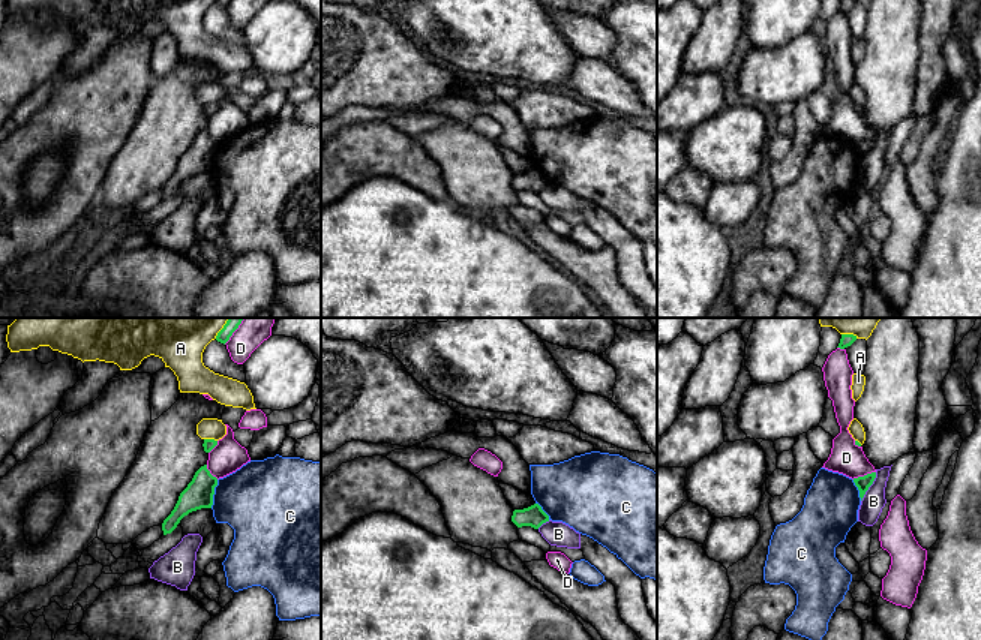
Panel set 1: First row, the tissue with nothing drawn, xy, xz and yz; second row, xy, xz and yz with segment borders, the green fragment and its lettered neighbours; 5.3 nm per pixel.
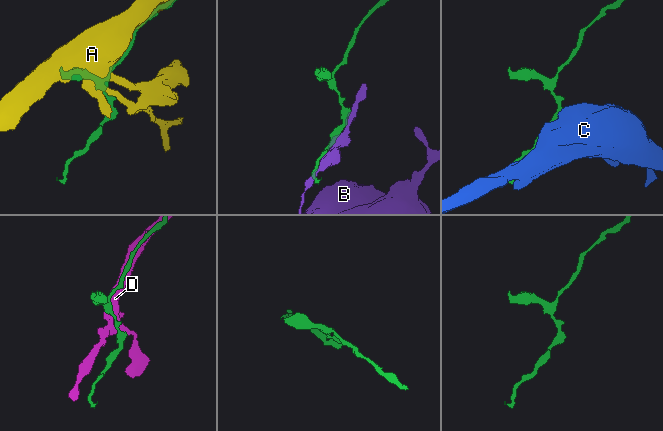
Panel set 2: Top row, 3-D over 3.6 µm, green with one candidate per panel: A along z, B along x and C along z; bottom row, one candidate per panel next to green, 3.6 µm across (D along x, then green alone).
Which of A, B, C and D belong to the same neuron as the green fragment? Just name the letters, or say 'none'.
none

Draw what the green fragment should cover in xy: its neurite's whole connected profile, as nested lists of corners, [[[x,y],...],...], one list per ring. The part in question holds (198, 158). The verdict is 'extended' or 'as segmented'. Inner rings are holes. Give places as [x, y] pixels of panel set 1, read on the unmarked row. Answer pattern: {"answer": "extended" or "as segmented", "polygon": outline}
{"answer": "as segmented", "polygon": [[[207,129],[201,130],[188,151],[180,157],[171,178],[164,184],[164,199],[171,198],[189,177],[201,172],[212,172],[216,150],[218,142],[210,138]]]}

